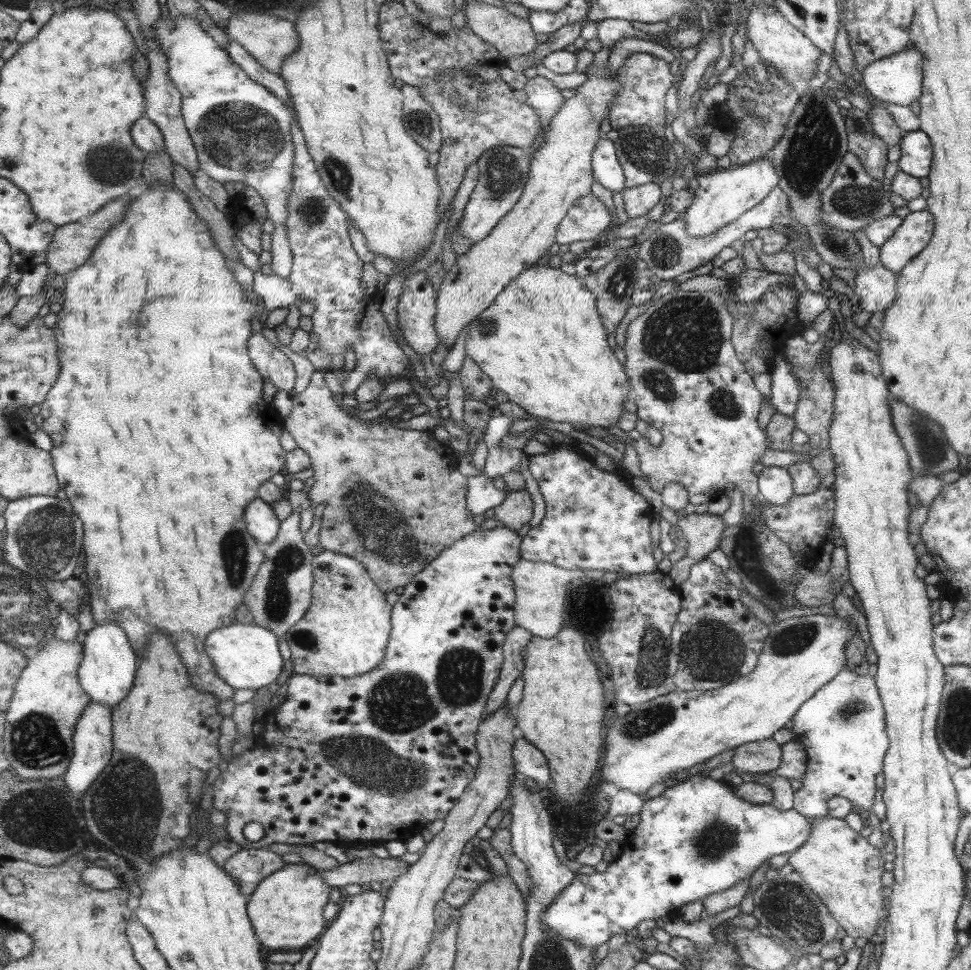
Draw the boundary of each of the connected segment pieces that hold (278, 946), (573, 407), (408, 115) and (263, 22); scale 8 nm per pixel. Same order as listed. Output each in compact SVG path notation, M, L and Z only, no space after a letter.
M285 863L279 870L266 876L248 896L248 915L257 940L267 950L287 950L295 952L313 940L325 928L321 918L327 904L329 884L316 869L303 863Z
M531 266L525 269L518 275L493 301L491 306L488 306L480 315L477 315L471 323L468 324L467 334L465 338L465 355L473 359L473 362L481 369L481 372L491 379L491 384L499 392L503 392L507 396L509 402L515 402L521 410L527 412L530 416L536 416L553 422L567 422L572 427L577 426L595 426L595 428L609 428L615 426L618 418L623 414L623 400L630 399L629 394L632 388L630 387L628 376L623 372L621 364L617 362L617 358L613 356L611 348L605 342L605 328L603 321L600 319L598 312L595 312L596 300L593 300L592 292L587 288L583 288L579 284L577 278L563 274L559 270L547 268L547 266Z
M401 83L403 94L403 126L405 132L413 140L429 152L435 152L443 142L440 136L440 117L437 116L432 105L420 95L418 88Z
M237 12L224 28L229 39L237 41L259 64L271 73L281 72L282 62L298 50L299 37L293 22L262 12Z

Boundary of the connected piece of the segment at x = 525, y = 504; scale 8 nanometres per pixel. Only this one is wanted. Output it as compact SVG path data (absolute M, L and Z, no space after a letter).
M525 489L506 492L498 507L492 508L497 523L518 530L531 518L533 502Z

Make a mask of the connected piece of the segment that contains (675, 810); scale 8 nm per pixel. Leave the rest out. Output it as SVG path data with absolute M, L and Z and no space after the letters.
M685 778L684 780L677 780L677 783L672 786L665 787L665 790L661 792L659 796L653 798L644 797L643 806L641 806L641 812L639 812L639 824L630 830L632 834L628 837L626 842L620 843L620 855L617 859L609 865L603 873L591 873L589 875L580 874L577 878L561 891L557 895L556 900L550 906L548 910L542 914L540 921L549 928L552 928L556 935L569 939L579 943L582 947L587 947L587 950L593 952L598 944L604 943L610 936L625 933L627 930L631 930L641 920L655 920L662 916L678 916L677 911L683 904L687 902L693 902L693 900L702 900L707 895L712 895L714 892L721 892L732 887L735 883L738 883L739 879L747 879L751 873L767 858L771 856L777 856L777 854L790 854L796 851L799 847L810 838L811 824L809 820L801 816L800 813L795 810L779 811L773 808L770 804L751 804L741 800L733 792L733 787L725 784L722 780L712 780L709 778Z

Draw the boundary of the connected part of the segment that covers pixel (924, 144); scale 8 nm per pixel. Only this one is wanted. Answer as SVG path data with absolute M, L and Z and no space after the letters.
M919 129L907 131L903 133L898 145L898 169L915 178L925 178L932 168L932 143L928 136Z

